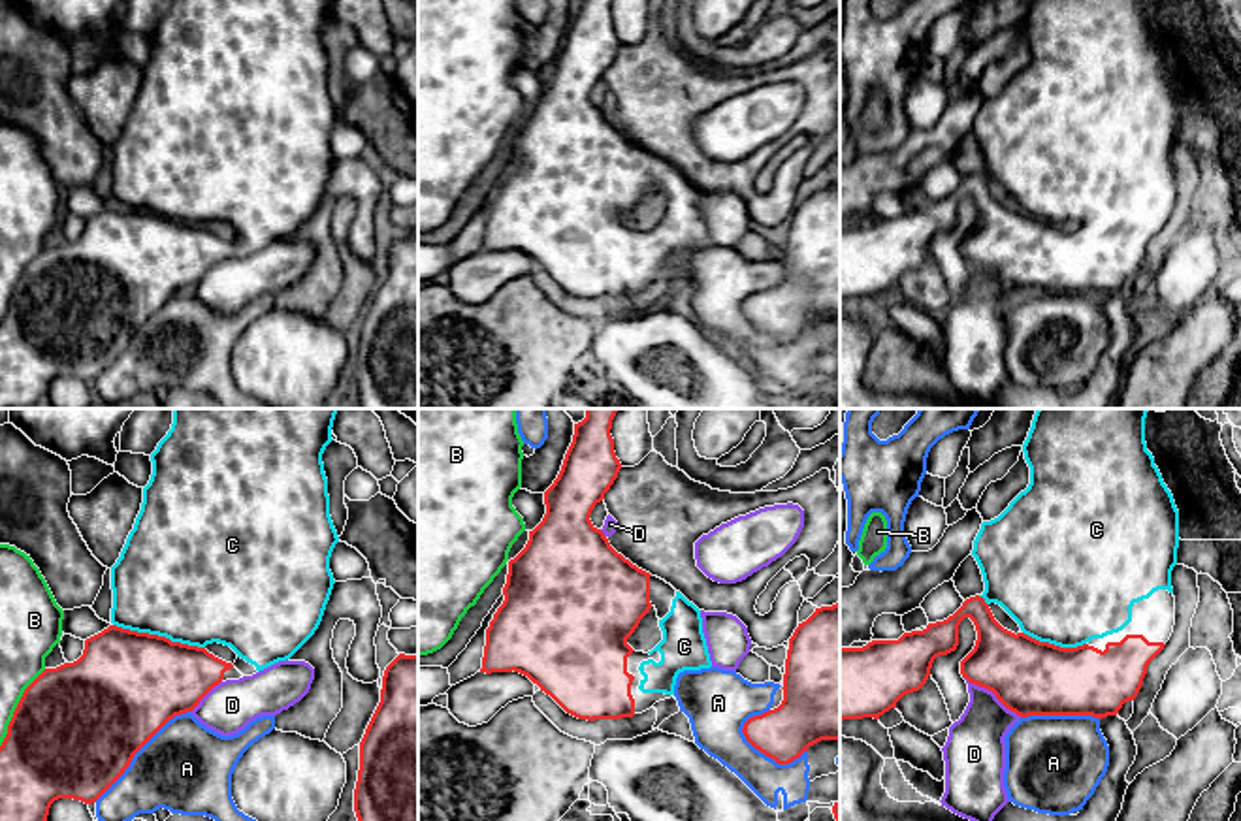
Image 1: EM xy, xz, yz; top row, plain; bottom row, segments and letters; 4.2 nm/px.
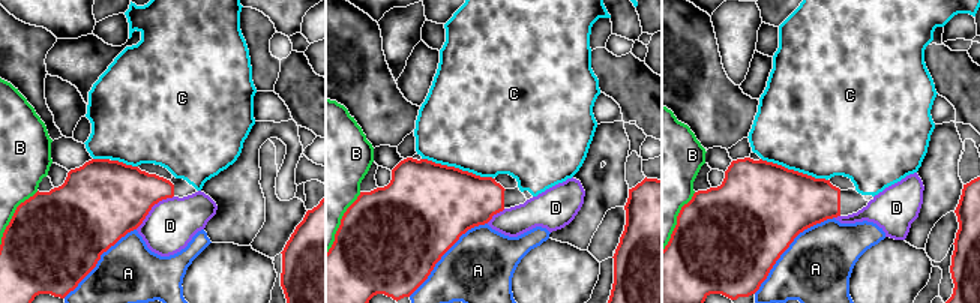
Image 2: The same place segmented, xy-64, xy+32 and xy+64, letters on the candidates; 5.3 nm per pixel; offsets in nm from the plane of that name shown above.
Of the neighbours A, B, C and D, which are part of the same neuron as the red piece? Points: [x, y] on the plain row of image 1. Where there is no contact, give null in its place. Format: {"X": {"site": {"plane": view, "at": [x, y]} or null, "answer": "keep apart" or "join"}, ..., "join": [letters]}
{"A": {"site": {"plane": "xz", "at": [769, 334]}, "answer": "keep apart"}, "B": {"site": {"plane": "xy", "at": [16, 287]}, "answer": "keep apart"}, "C": {"site": {"plane": "xy", "at": [157, 213]}, "answer": "join"}, "D": {"site": {"plane": "yz", "at": [993, 270]}, "answer": "keep apart"}, "join": ["C"]}

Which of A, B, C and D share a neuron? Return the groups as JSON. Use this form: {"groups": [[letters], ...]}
{"groups": [["A"], ["B"], ["C"], ["D"]]}

